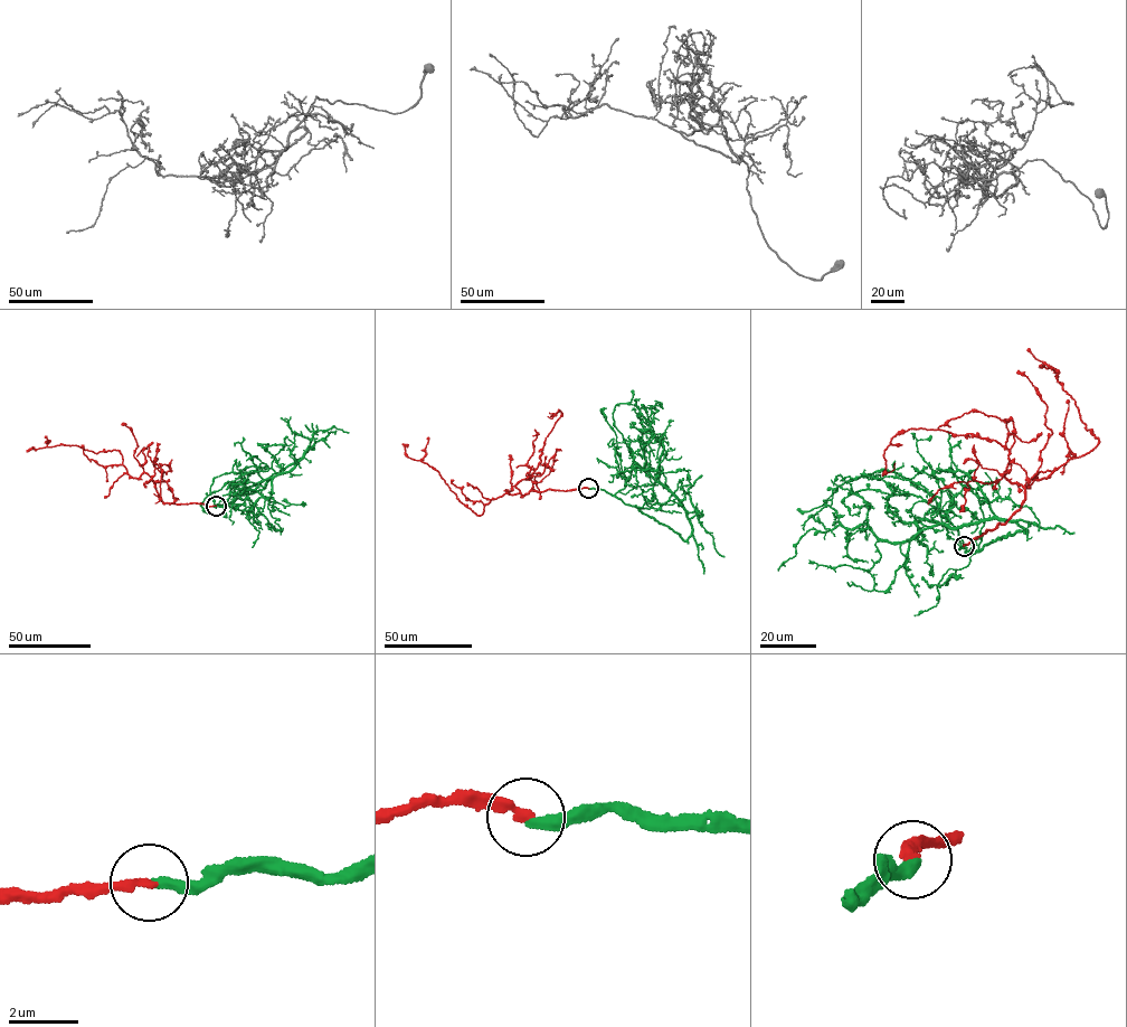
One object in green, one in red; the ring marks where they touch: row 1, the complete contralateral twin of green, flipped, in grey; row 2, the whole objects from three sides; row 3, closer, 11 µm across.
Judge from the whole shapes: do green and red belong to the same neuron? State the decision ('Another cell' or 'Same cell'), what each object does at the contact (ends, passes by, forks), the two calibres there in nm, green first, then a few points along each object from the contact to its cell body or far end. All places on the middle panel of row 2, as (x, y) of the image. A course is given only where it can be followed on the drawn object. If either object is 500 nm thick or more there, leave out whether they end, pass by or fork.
Same cell. At the ring green ends. At the ring red ends. Thickness 320 nm (green) against 280 nm. Course of green: (588, 488), (614, 495), (631, 467), (659, 482), (663, 446), (651, 432), (651, 407), (662, 408), (654, 401). Course of red: (588, 488), (531, 490), (521, 497), (508, 492), (479, 516), (420, 460), (428, 437)

